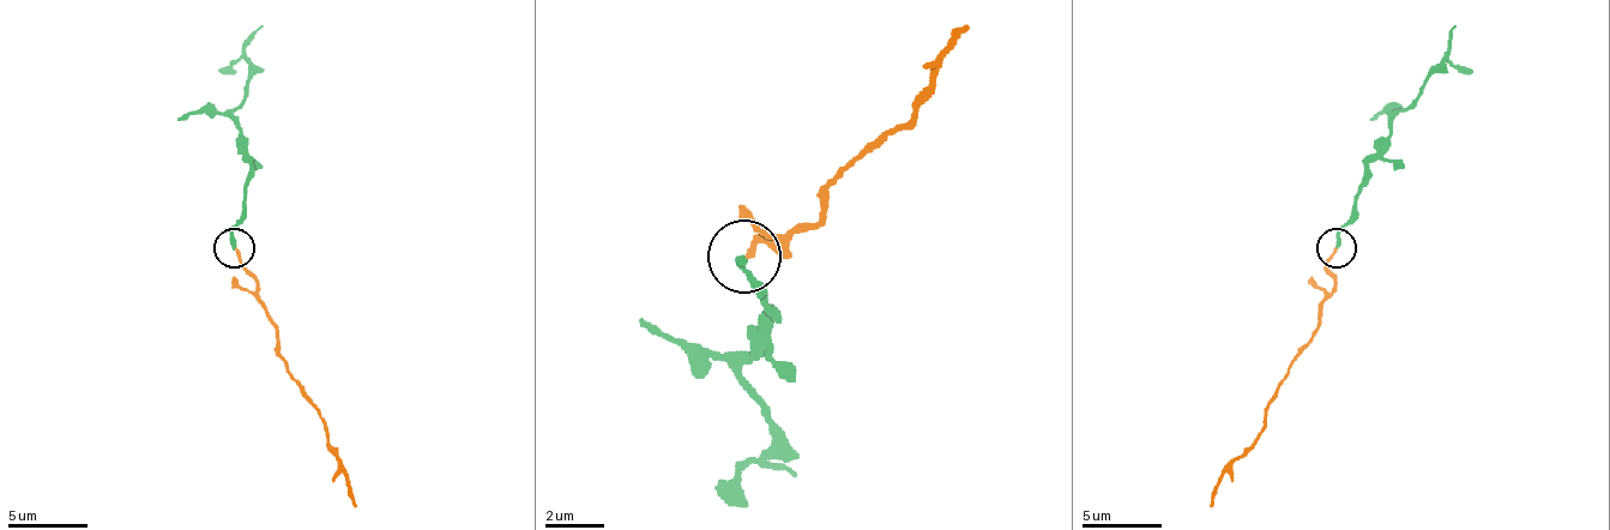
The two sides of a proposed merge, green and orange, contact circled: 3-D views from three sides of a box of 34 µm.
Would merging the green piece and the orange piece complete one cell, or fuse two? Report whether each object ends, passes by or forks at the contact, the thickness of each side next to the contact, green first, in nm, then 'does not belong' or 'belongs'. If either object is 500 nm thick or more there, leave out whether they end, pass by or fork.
green ends; orange ends; calibres 240 and 160 nm; does not belong

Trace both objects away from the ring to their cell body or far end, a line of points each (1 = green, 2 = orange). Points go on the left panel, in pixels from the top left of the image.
1: (235, 248), (231, 229), (243, 212), (251, 161), (231, 116), (251, 65), (243, 44), (263, 25)
2: (235, 248), (299, 389), (347, 476), (355, 505)

